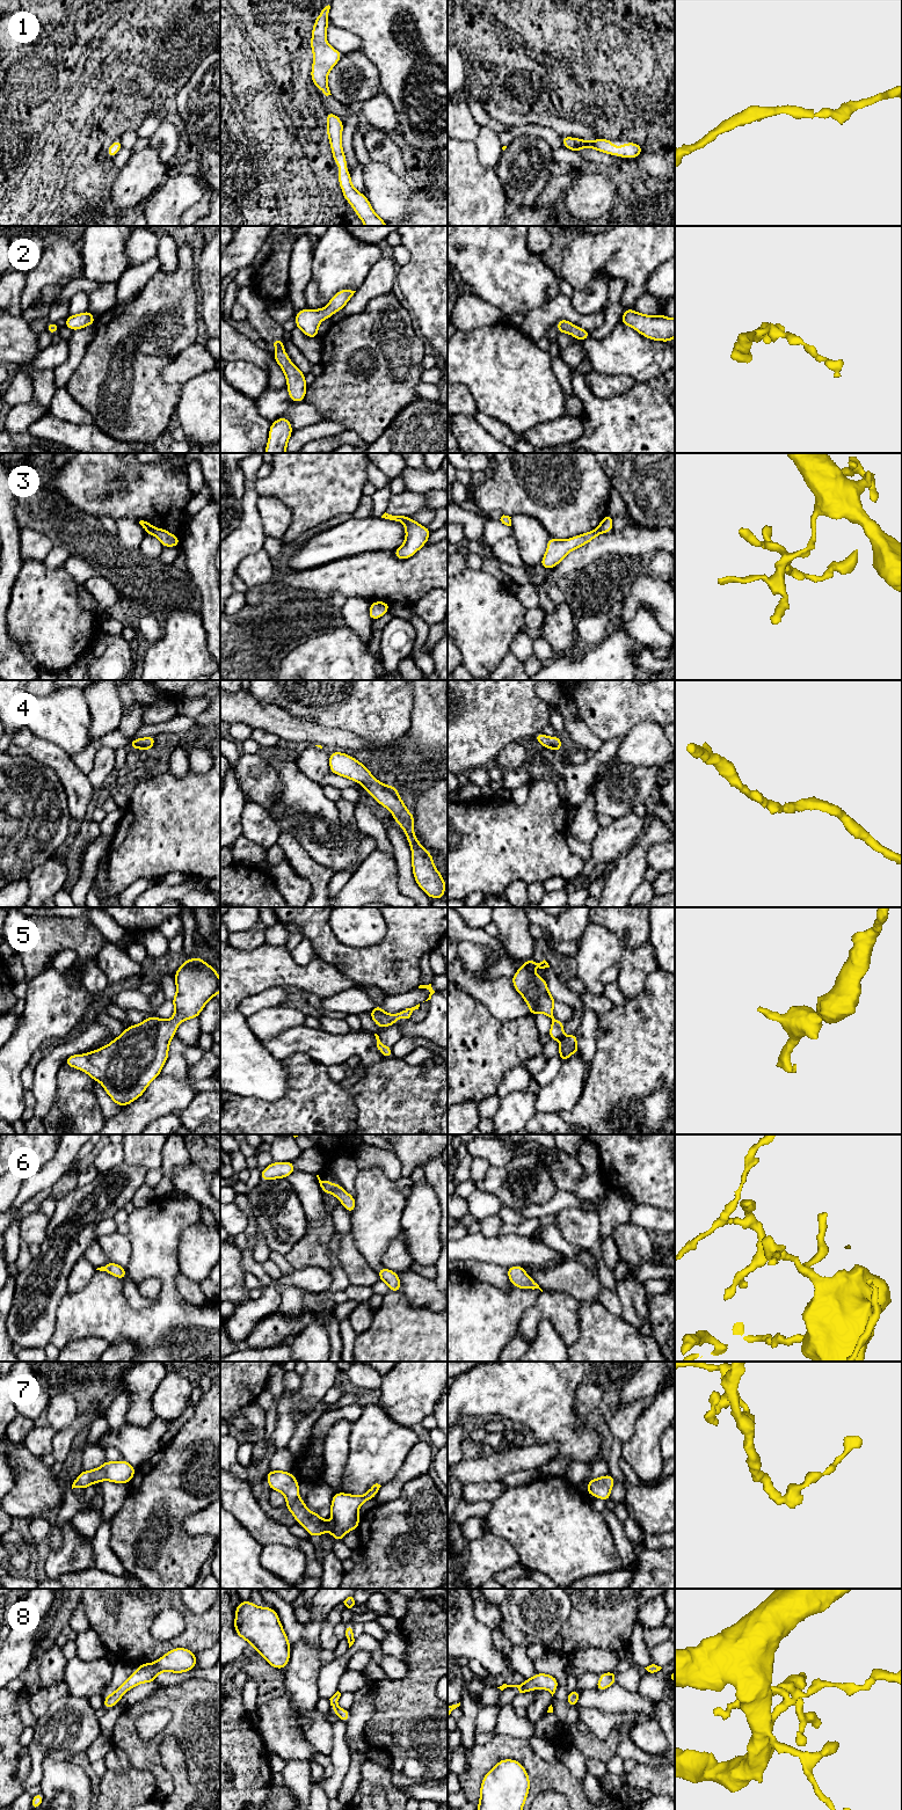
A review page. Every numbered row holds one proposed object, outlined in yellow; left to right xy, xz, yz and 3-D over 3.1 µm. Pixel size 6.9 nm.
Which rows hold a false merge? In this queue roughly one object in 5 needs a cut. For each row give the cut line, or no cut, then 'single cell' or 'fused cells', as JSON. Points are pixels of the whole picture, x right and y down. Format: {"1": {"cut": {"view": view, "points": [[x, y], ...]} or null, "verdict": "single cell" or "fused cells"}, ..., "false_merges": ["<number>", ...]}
{"1": {"cut": null, "verdict": "single cell"}, "2": {"cut": null, "verdict": "single cell"}, "3": {"cut": {"view": "xy", "points": [[155, 527], [145, 532]]}, "verdict": "fused cells"}, "4": {"cut": null, "verdict": "single cell"}, "5": {"cut": null, "verdict": "single cell"}, "6": {"cut": null, "verdict": "single cell"}, "7": {"cut": null, "verdict": "single cell"}, "8": {"cut": null, "verdict": "single cell"}, "false_merges": ["3"]}

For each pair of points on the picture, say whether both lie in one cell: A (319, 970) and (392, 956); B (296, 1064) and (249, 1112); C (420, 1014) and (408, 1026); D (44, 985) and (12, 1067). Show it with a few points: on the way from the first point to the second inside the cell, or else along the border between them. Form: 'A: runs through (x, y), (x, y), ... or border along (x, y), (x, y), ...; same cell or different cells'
A: border along (317, 956), (335, 965), (356, 984); different cells
B: runs through (297, 1082), (297, 1093), (277, 1112), (268, 1112); same cell
C: border along (430, 1000), (428, 1012), (421, 1020), (408, 1019); different cells
D: runs through (44, 1006), (43, 1019), (20, 1046); same cell

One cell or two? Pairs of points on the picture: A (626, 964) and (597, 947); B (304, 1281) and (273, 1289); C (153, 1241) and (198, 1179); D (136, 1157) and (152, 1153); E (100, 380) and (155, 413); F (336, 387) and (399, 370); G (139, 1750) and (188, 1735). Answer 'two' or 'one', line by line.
A: one
B: one
C: two
D: one
E: one
F: one
G: one

